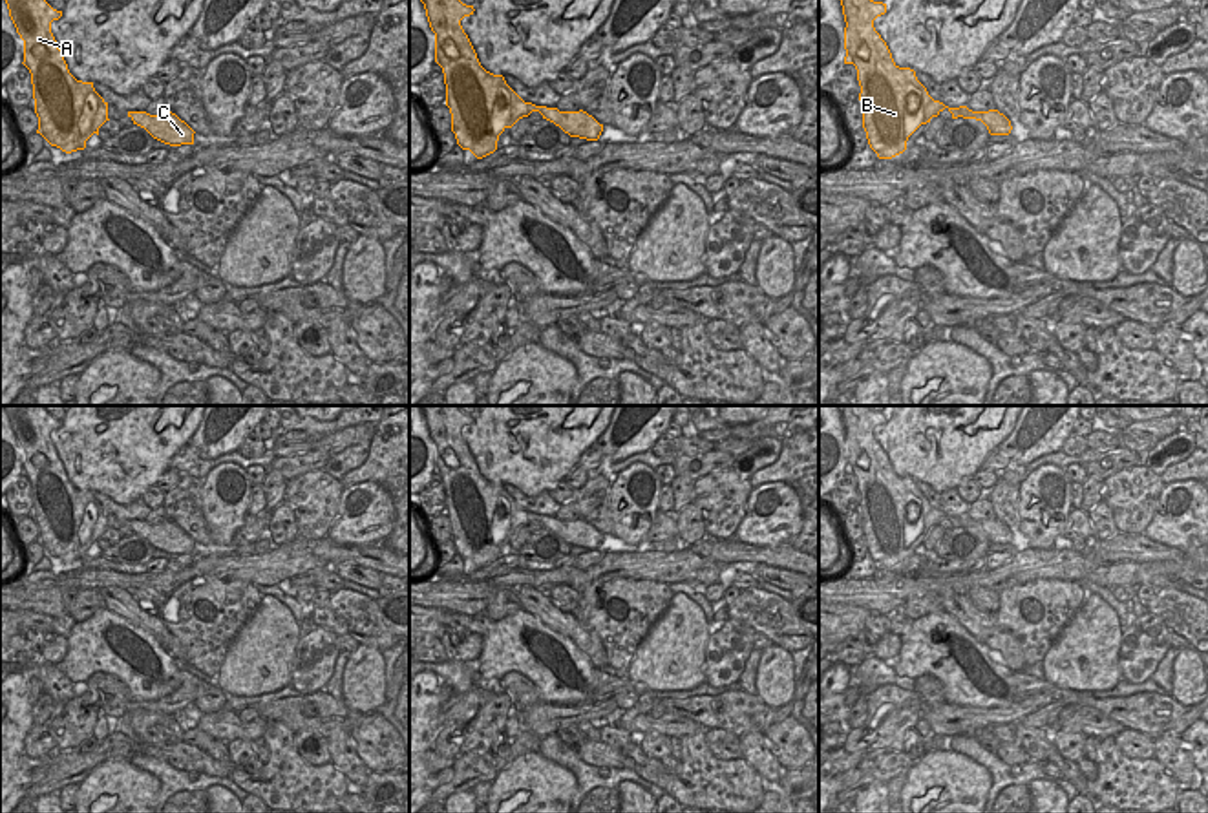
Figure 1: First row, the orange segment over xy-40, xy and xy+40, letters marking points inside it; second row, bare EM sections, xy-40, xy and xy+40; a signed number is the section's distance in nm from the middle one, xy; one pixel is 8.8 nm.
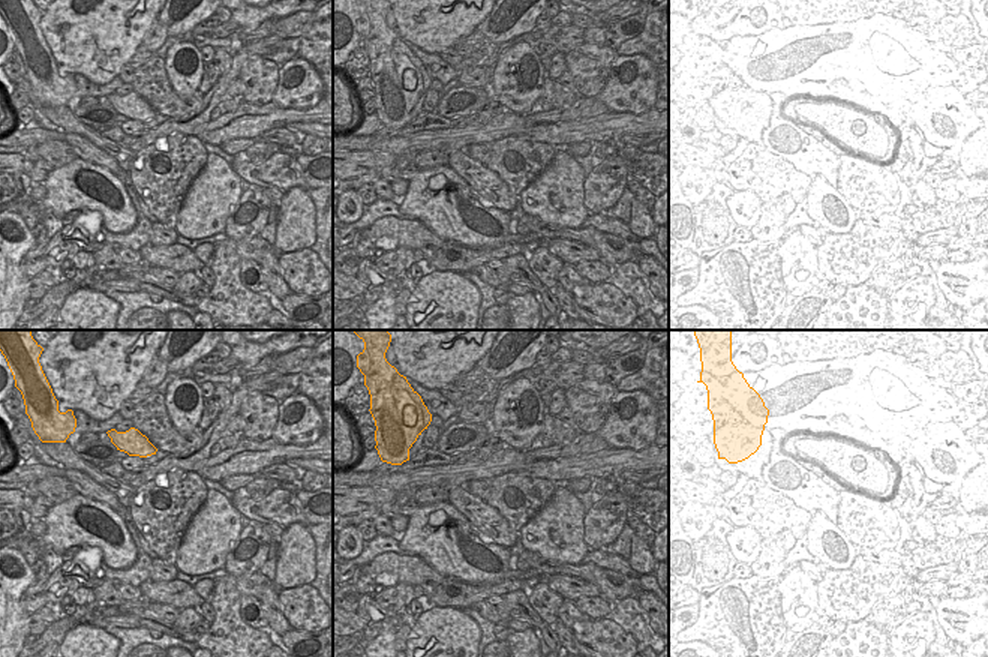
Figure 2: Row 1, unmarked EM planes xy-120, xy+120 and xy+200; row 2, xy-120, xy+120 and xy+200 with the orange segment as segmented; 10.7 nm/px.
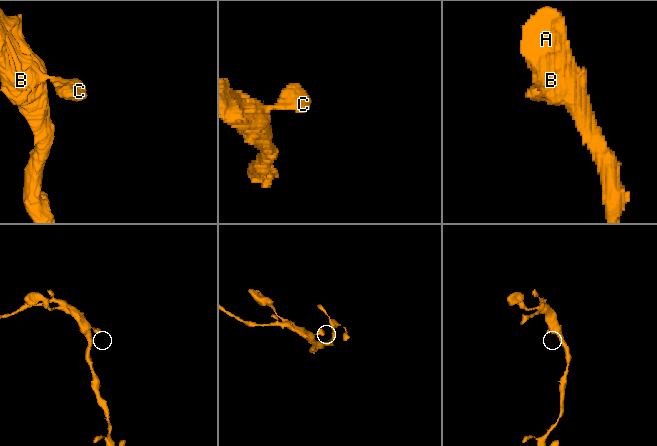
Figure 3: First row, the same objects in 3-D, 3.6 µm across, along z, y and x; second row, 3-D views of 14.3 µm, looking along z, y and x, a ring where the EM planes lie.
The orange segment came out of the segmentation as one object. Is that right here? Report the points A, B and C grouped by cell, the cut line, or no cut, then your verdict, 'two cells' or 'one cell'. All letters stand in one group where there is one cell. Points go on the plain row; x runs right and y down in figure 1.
groups A B C; cut none; one cell

